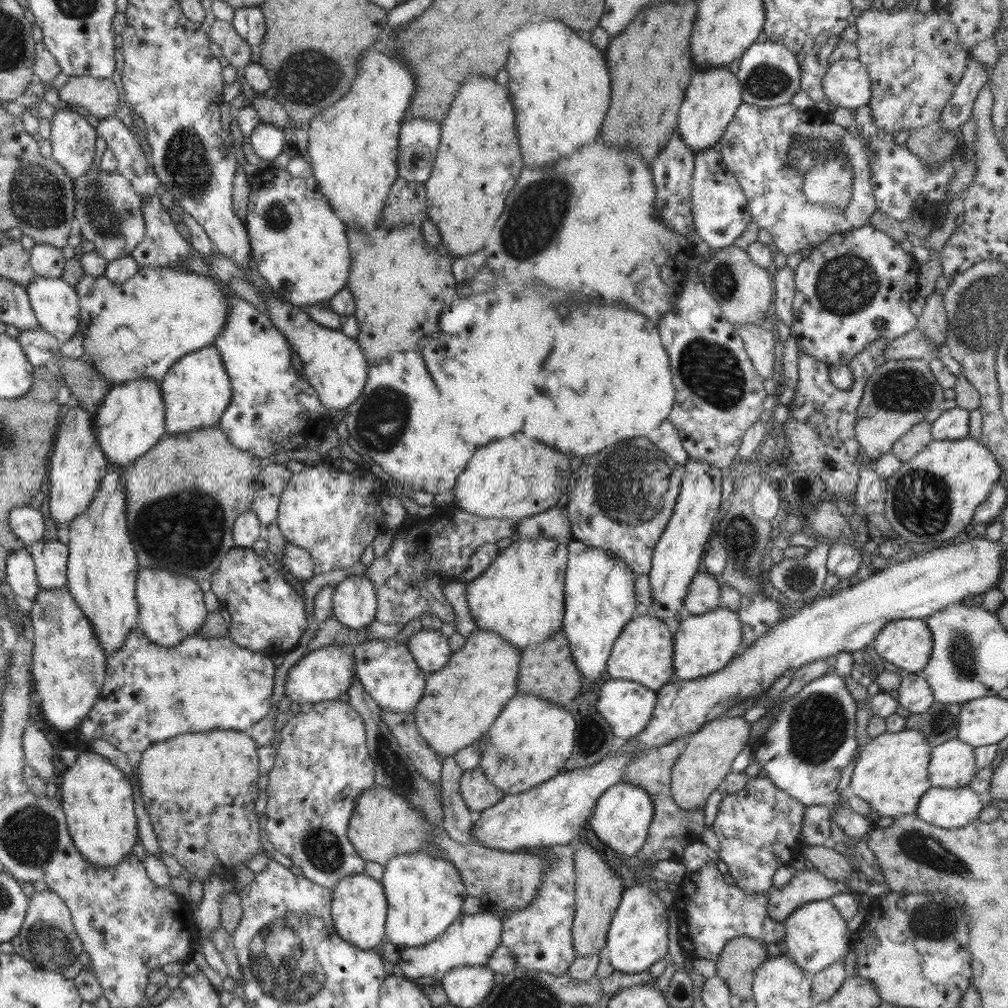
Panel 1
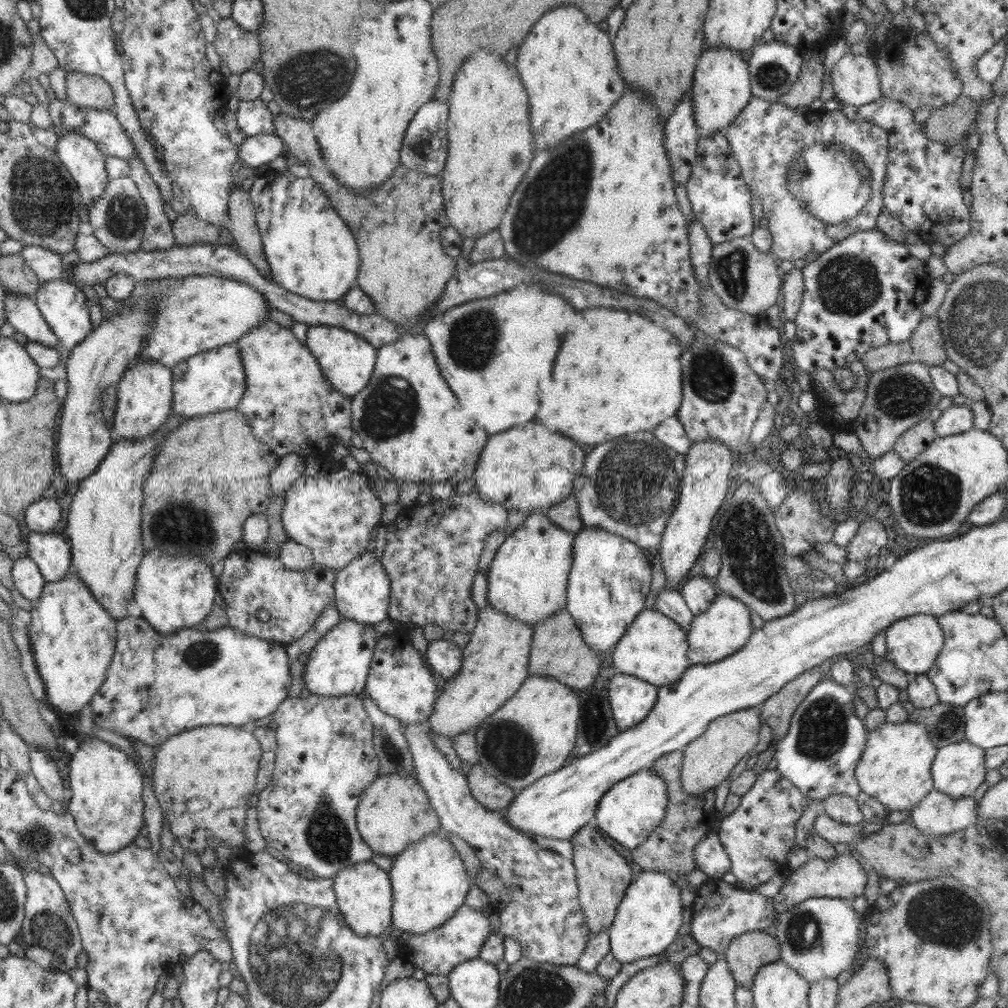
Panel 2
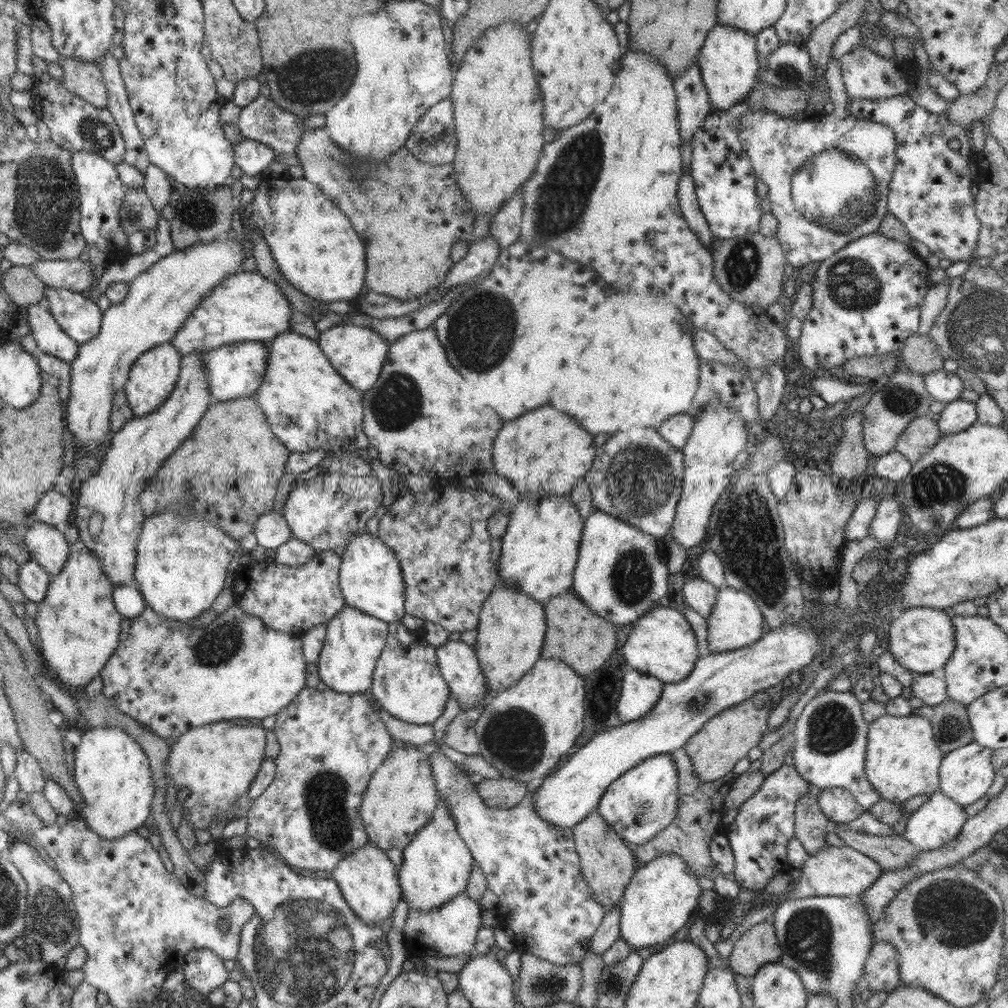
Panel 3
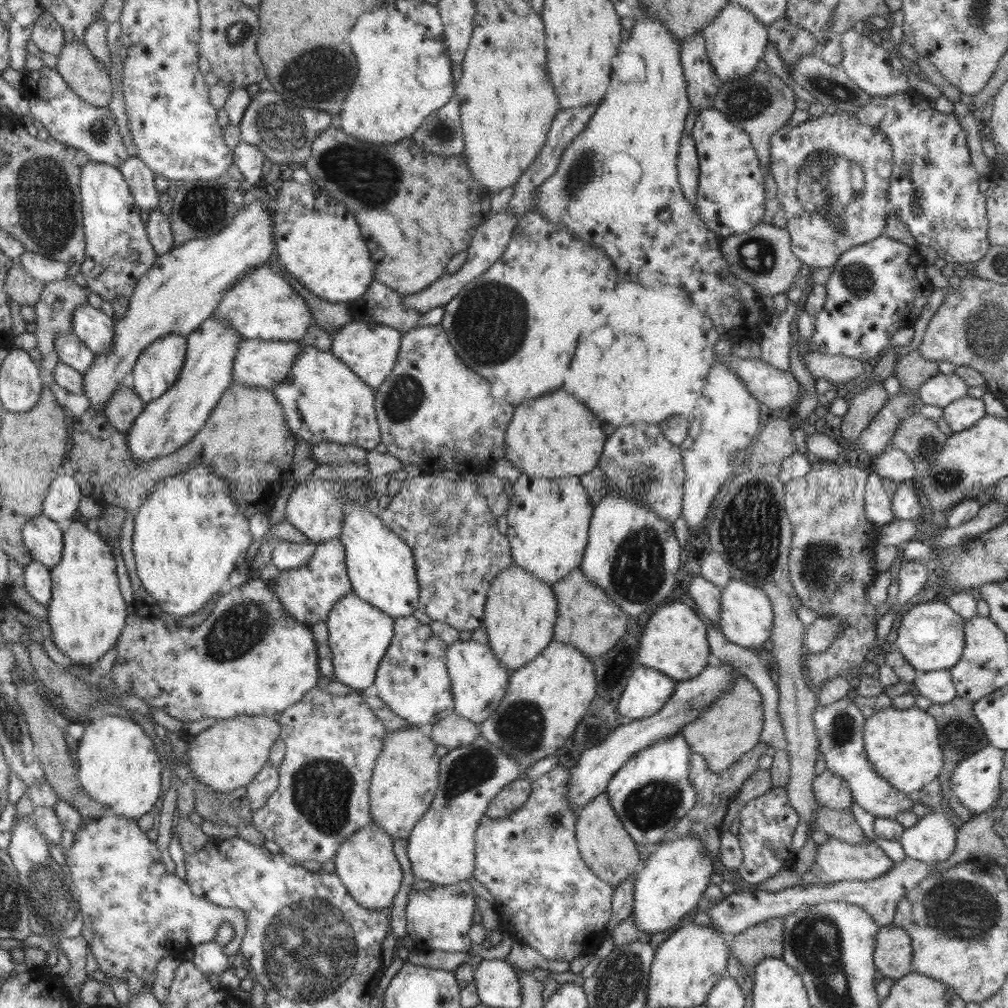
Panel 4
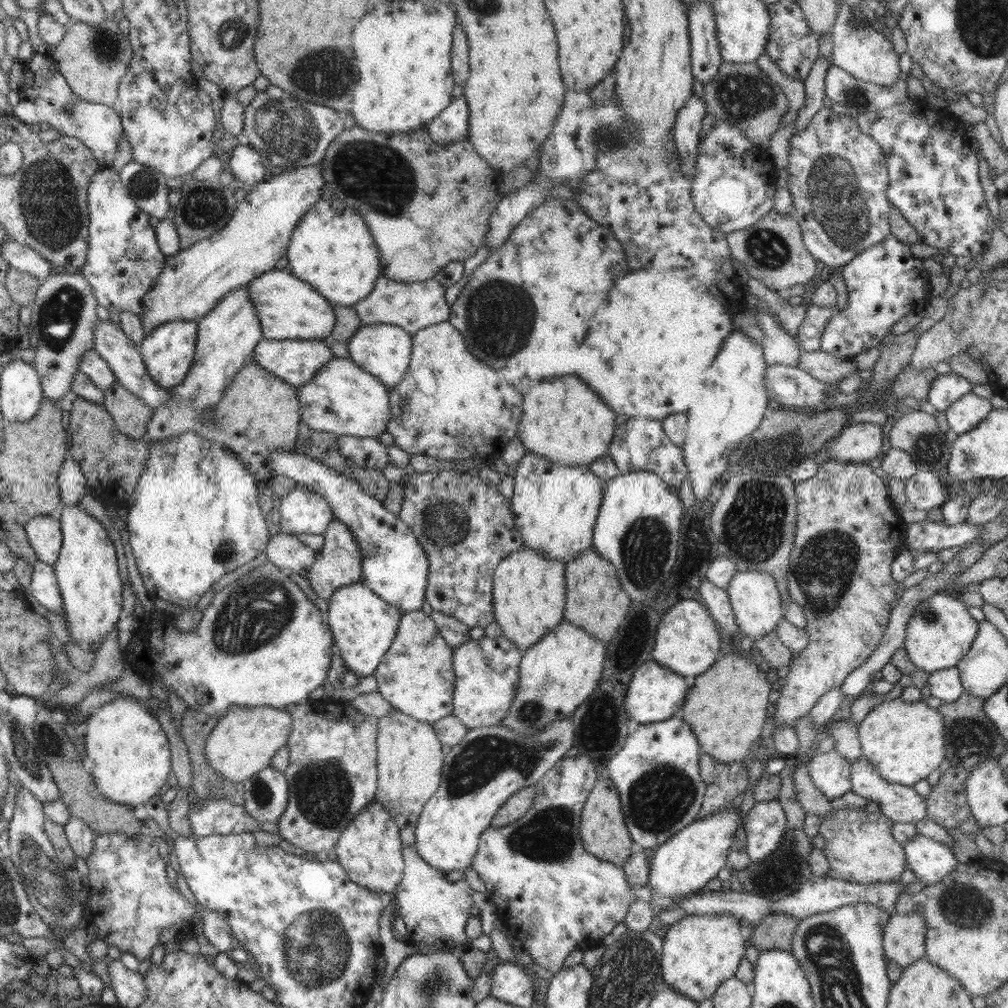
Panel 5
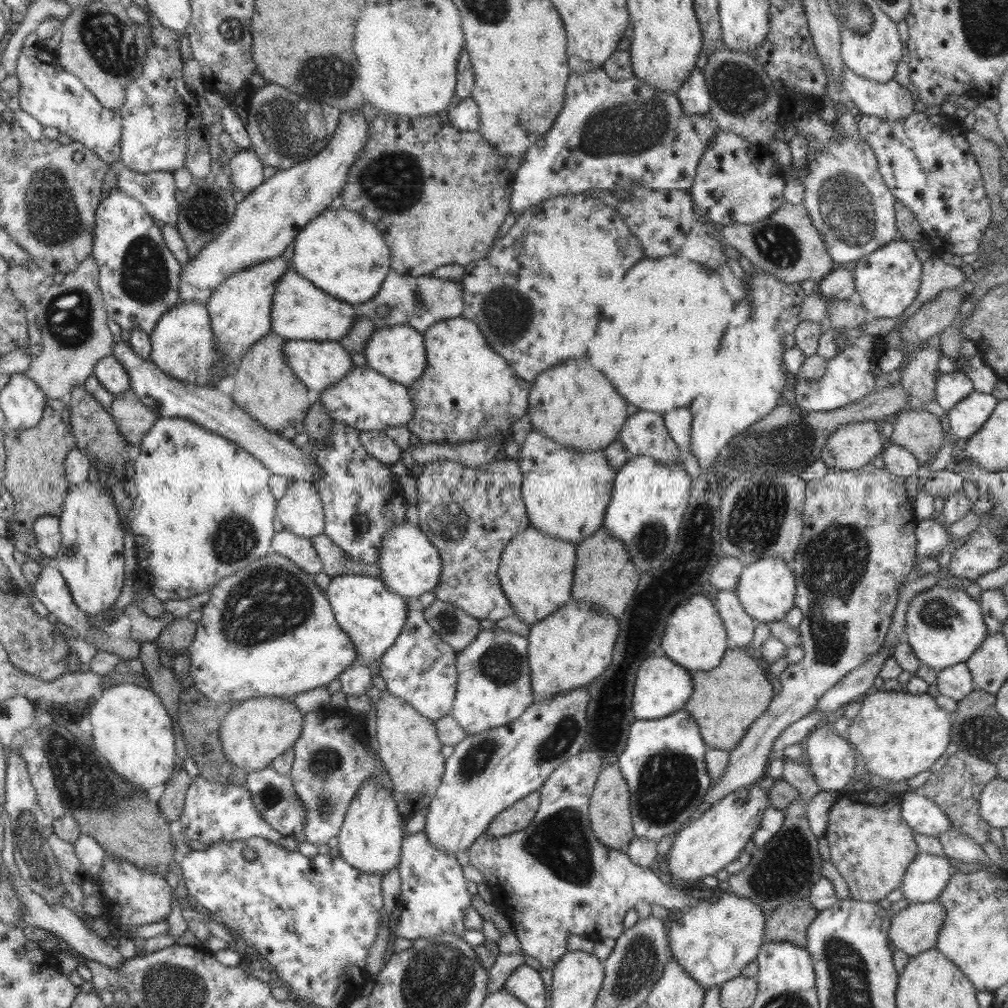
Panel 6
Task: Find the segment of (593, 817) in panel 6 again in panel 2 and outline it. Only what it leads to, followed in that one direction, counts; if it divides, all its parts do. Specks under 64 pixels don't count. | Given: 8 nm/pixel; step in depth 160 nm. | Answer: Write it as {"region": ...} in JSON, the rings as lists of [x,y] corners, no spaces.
{"region":[[[594,821],[582,827],[569,841],[573,846],[573,863],[578,882],[580,909],[584,913],[588,929],[592,931],[590,936],[608,932],[615,920],[618,906],[624,899],[626,888],[637,872],[598,833]]]}

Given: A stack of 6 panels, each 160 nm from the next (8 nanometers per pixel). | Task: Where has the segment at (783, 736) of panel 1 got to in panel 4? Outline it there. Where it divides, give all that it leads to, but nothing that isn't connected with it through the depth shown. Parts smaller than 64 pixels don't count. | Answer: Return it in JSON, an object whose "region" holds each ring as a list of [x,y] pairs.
{"region":[[[848,696],[832,704],[818,703],[813,721],[818,739],[817,752],[824,756],[826,768],[849,784],[853,801],[875,817],[892,818],[898,812],[910,811],[915,799],[884,780],[869,763],[863,741],[865,716]]]}

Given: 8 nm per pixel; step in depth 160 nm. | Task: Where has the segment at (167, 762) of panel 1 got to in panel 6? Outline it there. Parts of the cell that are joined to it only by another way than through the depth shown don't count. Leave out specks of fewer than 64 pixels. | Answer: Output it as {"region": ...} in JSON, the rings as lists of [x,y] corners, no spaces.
{"region":[[[260,696],[240,701],[227,712],[219,728],[222,752],[246,773],[270,767],[271,762],[294,746],[302,732],[304,712],[296,708],[295,699]]]}

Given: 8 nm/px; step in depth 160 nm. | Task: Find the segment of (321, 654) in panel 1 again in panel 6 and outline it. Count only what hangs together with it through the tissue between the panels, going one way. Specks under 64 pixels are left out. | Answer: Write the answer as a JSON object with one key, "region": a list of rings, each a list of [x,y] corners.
{"region":[[[336,575],[324,591],[335,621],[350,637],[357,658],[370,666],[394,644],[406,622],[410,605],[400,595],[390,592],[378,578],[366,575]]]}

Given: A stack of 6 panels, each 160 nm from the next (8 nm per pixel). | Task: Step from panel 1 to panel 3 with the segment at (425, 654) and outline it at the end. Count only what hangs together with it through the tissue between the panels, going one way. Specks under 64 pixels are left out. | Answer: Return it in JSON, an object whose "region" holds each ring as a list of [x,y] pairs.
{"region":[[[448,639],[444,644],[435,647],[435,651],[441,675],[446,681],[446,685],[456,696],[461,710],[467,712],[484,708],[484,704],[487,704],[485,696],[487,695],[488,681],[482,674],[473,646],[462,641]]]}

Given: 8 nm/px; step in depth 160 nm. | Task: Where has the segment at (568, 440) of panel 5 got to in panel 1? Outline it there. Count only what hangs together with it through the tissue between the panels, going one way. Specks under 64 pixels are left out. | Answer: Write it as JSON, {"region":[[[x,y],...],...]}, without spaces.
{"region":[[[514,434],[512,438],[490,442],[488,446],[476,450],[466,470],[462,472],[462,476],[458,476],[458,482],[453,486],[453,504],[464,512],[482,518],[513,519],[517,522],[520,518],[556,506],[560,496],[567,490],[568,476],[570,476],[570,458],[566,454],[558,454],[556,450],[538,444],[536,440],[526,438],[524,434]]]}

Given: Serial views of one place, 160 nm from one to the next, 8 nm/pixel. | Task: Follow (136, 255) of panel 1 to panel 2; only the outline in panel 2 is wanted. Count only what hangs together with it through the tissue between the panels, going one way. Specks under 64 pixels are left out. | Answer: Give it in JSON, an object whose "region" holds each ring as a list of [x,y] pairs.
{"region":[[[133,148],[133,157],[128,160],[131,171],[129,177],[136,183],[139,193],[144,200],[144,205],[146,205],[146,222],[145,231],[142,235],[142,240],[139,246],[140,251],[152,252],[158,250],[166,250],[175,245],[175,238],[172,232],[172,226],[170,225],[170,220],[164,213],[164,201],[161,197],[158,185],[150,178],[142,159],[139,154]]]}

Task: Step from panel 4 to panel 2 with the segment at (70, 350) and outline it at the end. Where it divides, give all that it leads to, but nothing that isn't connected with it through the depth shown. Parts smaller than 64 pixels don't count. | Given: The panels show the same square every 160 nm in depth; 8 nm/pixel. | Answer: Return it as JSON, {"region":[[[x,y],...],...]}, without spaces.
{"region":[[[8,291],[5,294],[4,306],[6,320],[8,324],[11,324],[14,327],[15,332],[22,333],[25,337],[27,337],[28,341],[34,341],[59,350],[58,337],[44,320],[44,317],[42,316],[38,305],[35,303],[34,298],[31,298],[28,295]]]}

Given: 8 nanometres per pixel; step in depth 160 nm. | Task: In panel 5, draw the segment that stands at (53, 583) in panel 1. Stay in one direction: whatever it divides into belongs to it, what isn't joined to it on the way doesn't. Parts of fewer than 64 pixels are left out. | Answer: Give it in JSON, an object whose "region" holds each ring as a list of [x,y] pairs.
{"region":[[[35,516],[25,524],[25,532],[37,560],[53,565],[58,560],[62,546],[63,535],[58,516]]]}

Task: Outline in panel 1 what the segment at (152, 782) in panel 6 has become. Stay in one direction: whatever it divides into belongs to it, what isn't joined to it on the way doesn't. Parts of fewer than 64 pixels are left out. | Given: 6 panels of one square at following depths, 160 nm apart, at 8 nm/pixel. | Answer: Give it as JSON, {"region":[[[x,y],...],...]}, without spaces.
{"region":[[[84,751],[76,757],[74,766],[63,772],[61,807],[63,808],[67,829],[78,852],[90,863],[100,866],[116,866],[127,854],[132,853],[132,846],[138,842],[136,815],[132,785],[128,777],[110,761],[98,753]]]}

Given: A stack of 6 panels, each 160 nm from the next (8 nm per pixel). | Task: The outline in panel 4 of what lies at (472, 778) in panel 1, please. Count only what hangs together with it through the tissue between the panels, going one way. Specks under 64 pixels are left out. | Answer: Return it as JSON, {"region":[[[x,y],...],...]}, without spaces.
{"region":[[[525,778],[514,780],[508,783],[498,794],[490,801],[486,815],[489,817],[504,818],[515,810],[518,810],[531,793],[531,781]]]}

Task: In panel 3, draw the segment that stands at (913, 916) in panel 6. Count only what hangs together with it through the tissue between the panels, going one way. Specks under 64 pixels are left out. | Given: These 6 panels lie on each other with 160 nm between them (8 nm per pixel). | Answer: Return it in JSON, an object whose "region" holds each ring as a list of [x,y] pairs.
{"region":[[[882,940],[875,942],[864,965],[862,978],[864,978],[868,990],[871,990],[872,993],[878,990],[890,993],[898,988],[901,984],[898,968],[898,951],[896,951],[896,948],[892,947],[888,942],[882,942]]]}

